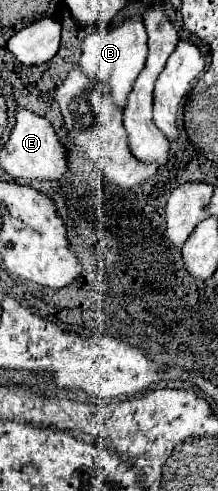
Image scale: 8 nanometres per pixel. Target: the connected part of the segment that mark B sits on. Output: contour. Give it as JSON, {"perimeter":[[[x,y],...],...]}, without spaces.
{"perimeter":[[[136,16],[136,18],[126,20],[118,28],[110,28],[108,32],[94,32],[82,42],[82,56],[80,56],[78,66],[90,80],[104,80],[110,84],[110,96],[120,110],[126,108],[126,100],[132,90],[132,84],[144,68],[146,52],[148,52],[146,38],[148,36],[146,36],[142,18]]]}

